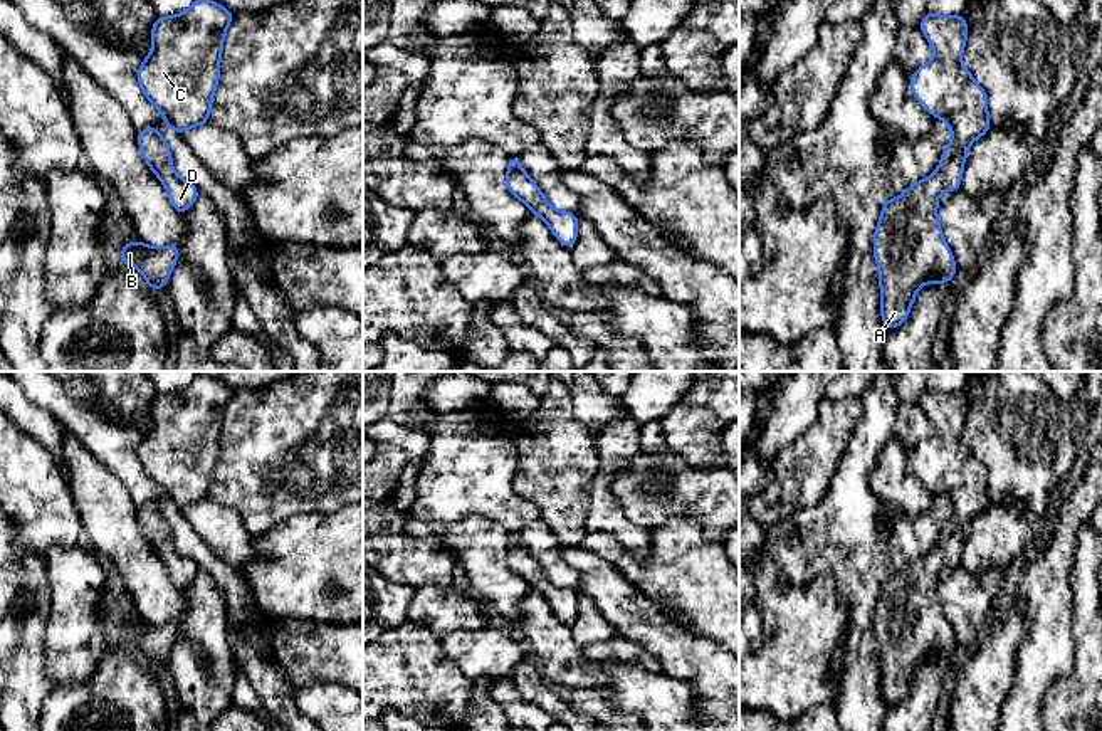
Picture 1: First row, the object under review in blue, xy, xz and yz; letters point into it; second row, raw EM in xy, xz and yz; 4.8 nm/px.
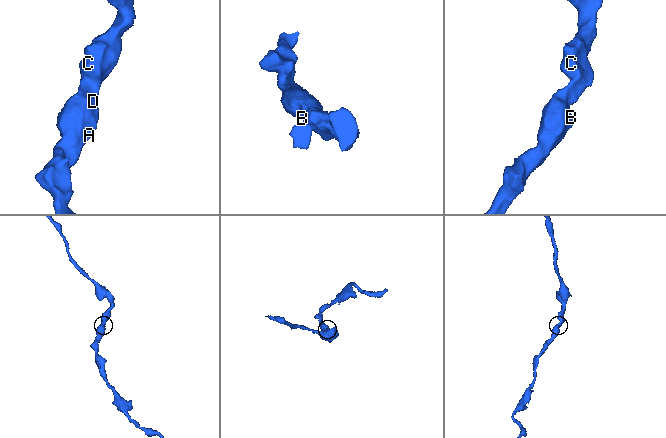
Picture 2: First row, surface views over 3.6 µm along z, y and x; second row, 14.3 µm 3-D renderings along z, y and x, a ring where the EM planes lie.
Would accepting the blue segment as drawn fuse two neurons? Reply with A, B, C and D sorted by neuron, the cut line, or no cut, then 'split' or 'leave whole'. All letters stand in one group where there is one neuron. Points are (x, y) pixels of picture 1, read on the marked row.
A B C D | no cut | leave whole

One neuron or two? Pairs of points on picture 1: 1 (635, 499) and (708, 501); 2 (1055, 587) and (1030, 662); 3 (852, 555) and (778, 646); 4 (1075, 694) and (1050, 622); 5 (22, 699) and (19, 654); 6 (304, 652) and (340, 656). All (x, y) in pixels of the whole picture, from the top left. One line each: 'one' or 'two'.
1: one
2: one
3: two
4: two
5: one
6: one

